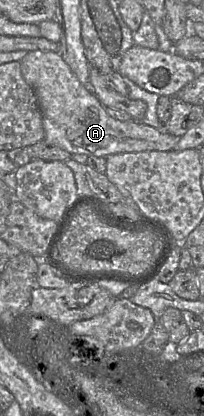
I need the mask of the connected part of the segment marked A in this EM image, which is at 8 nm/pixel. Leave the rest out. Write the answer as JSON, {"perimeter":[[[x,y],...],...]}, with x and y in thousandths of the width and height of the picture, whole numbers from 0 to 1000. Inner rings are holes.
{"perimeter":[[[142,123],[98,144],[103,175],[162,214],[216,308],[216,337],[338,368],[525,377],[696,363],[843,363],[882,329],[765,310],[696,291],[583,291],[539,281],[480,233],[426,216],[284,125]]]}

